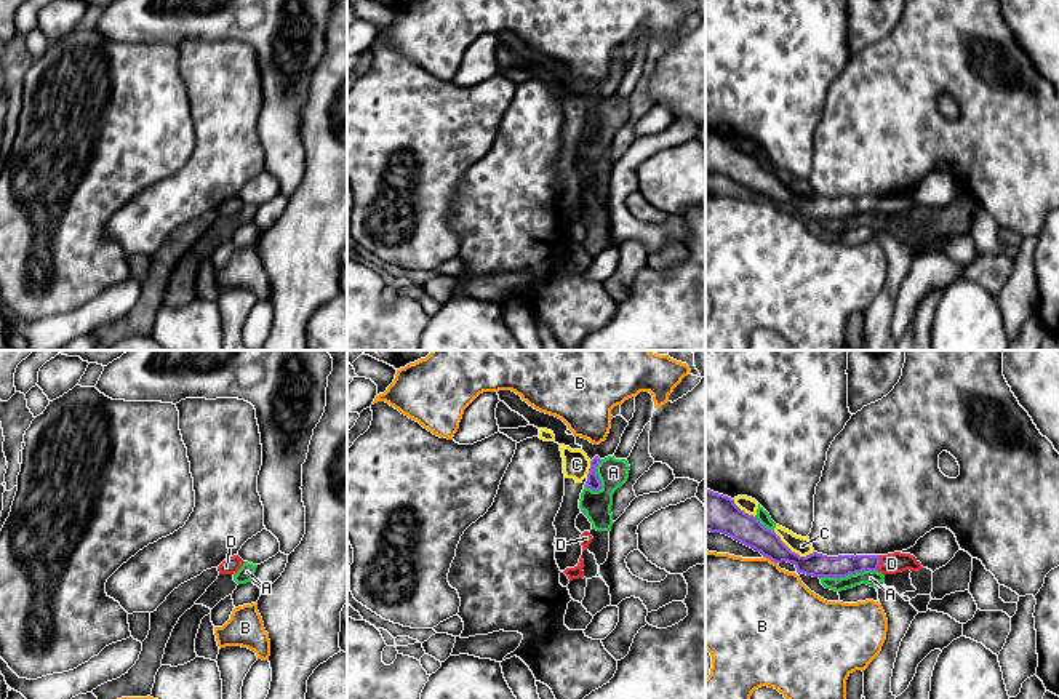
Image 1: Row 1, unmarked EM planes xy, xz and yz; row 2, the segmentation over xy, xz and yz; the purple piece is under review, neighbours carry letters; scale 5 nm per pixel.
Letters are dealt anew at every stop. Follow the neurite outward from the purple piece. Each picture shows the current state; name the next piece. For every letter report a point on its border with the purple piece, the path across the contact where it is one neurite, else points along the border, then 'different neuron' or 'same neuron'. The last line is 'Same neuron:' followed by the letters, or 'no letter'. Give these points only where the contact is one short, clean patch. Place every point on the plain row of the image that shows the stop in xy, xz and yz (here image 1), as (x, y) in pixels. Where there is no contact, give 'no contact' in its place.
A: contact yz (847, 216); different neuron
B: contact yz (770, 200); different neuron
C: contact yz (794, 194); different neuron
D: contact yz (879, 205); way yz (839, 208), (879, 205), (891, 205); same neuron
Same neuron: D

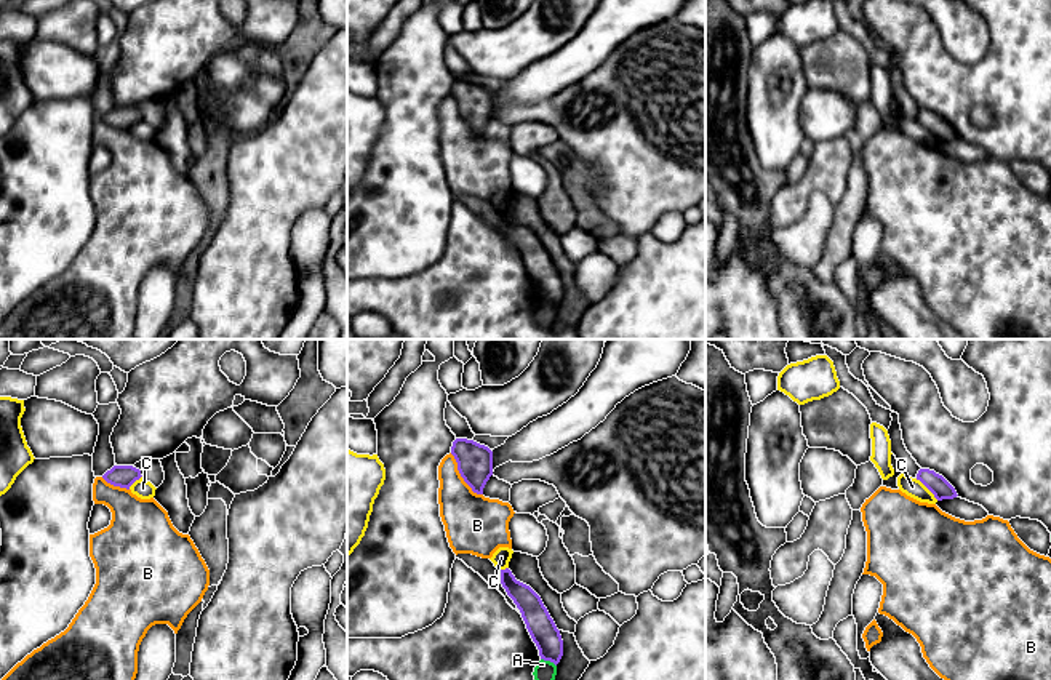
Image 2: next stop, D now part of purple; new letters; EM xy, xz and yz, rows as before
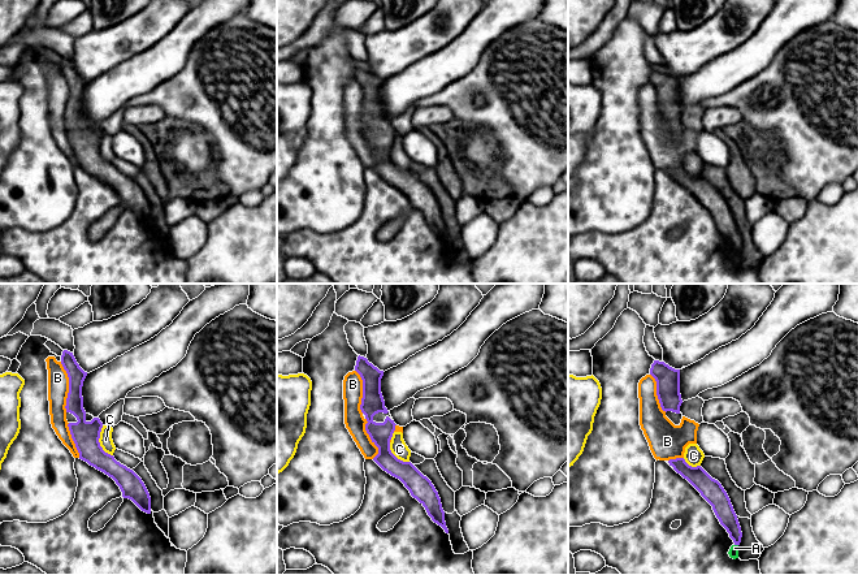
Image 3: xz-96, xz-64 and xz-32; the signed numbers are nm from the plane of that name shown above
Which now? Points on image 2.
A: contact xz (549, 301); different neuron
B: contact xz (461, 117); different neuron
C: contact yz (927, 128); different neuron
Same neuron: no letter

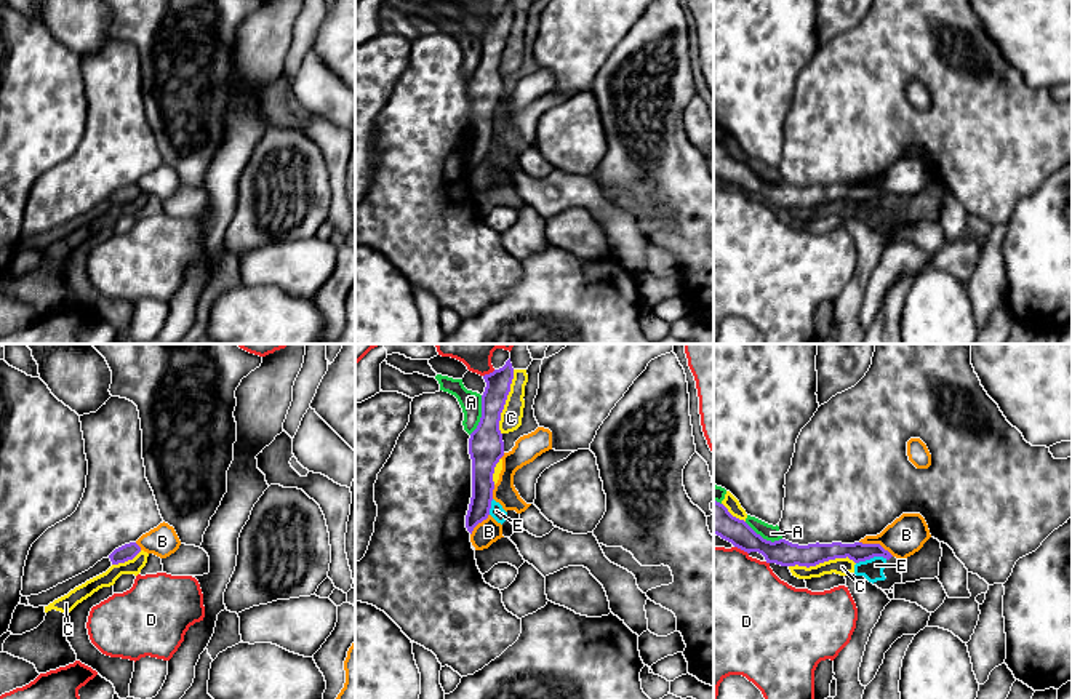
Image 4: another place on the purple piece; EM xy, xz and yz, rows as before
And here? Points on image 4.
A: contact xz (482, 56); different neuron
B: contact yz (877, 186); border yz (860, 183), (880, 186), (893, 197); different neuron
C: contact yz (821, 203); different neuron
D: contact yz (741, 191); different neuron
E: contact yz (871, 199); border yz (887, 200), (871, 199), (856, 205); different neuron
Same neuron: no letter

